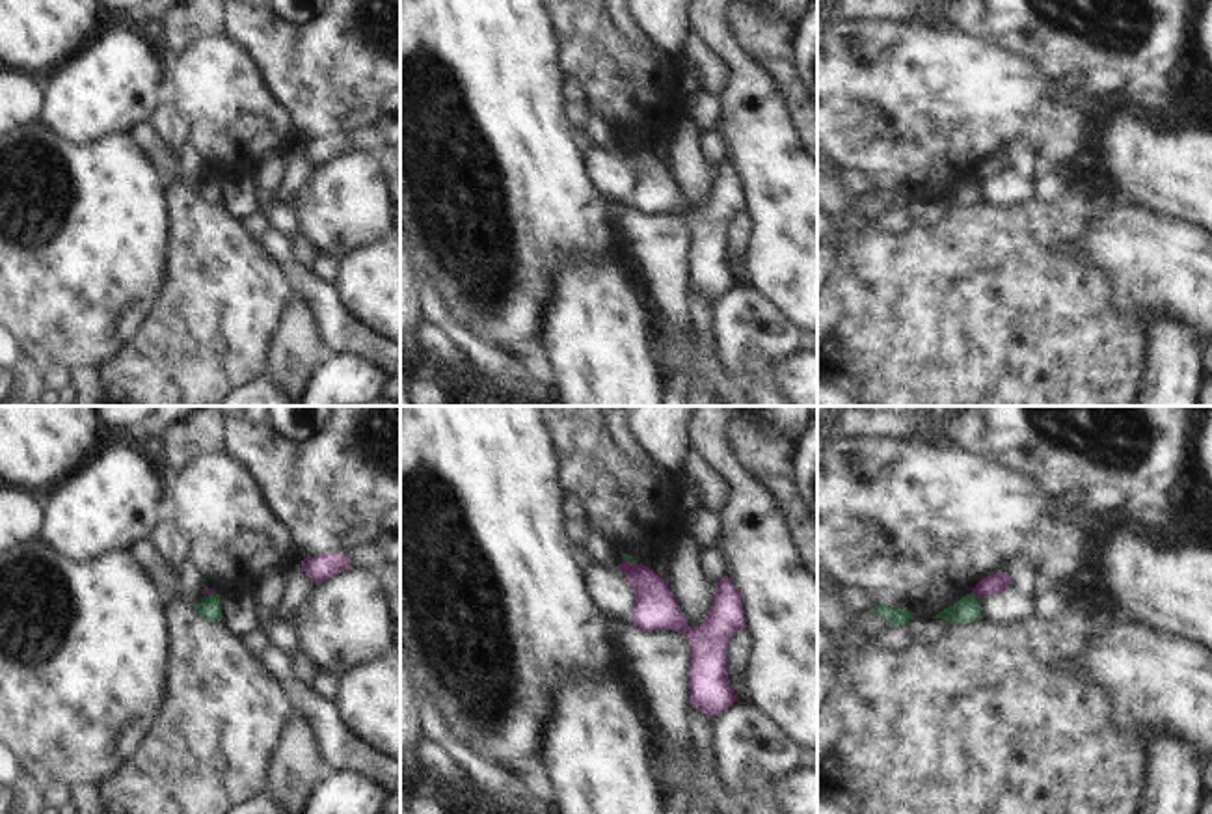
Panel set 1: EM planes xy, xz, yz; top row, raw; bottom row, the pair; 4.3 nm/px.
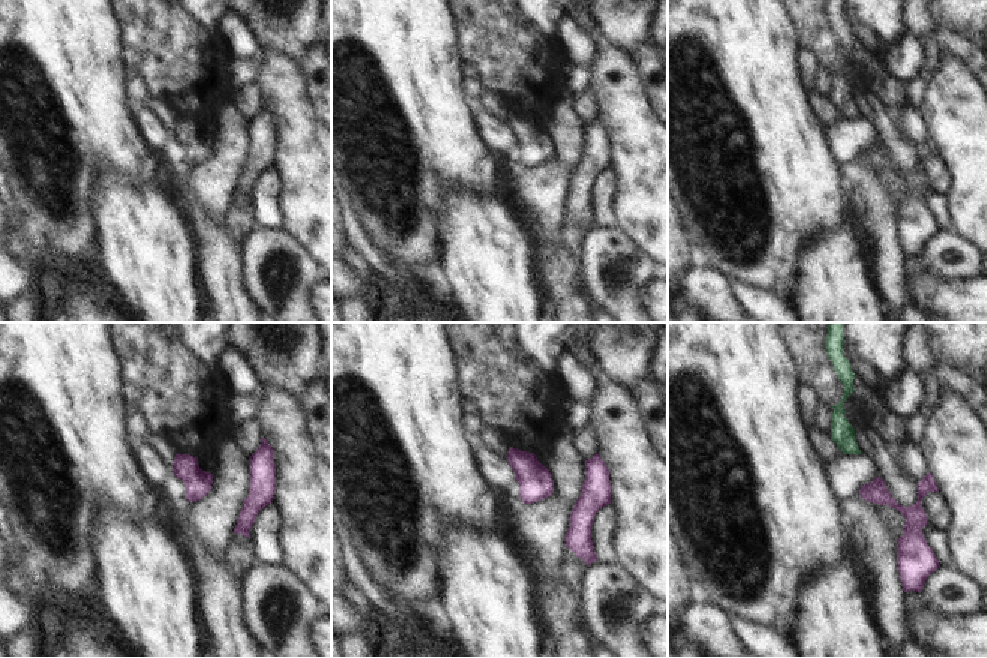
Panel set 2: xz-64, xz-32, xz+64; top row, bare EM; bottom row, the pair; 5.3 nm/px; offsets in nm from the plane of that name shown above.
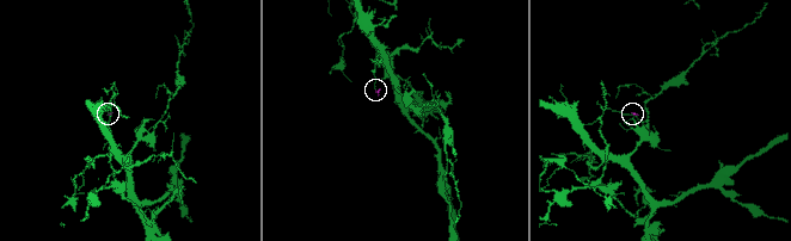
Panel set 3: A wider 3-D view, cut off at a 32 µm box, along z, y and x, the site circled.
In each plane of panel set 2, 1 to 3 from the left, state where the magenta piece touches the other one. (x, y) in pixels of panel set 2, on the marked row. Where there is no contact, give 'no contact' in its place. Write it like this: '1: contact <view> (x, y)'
1: no contact
2: no contact
3: no contact

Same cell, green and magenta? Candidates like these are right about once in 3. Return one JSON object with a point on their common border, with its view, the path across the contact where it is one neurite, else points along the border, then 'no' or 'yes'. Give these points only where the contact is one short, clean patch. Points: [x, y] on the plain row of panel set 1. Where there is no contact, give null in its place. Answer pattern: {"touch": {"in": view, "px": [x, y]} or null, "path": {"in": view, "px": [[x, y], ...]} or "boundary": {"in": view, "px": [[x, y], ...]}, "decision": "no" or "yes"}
{"touch": {"in": "yz", "px": [972, 177]}, "boundary": {"in": "yz", "px": [[970, 176], [978, 181]]}, "decision": "no"}

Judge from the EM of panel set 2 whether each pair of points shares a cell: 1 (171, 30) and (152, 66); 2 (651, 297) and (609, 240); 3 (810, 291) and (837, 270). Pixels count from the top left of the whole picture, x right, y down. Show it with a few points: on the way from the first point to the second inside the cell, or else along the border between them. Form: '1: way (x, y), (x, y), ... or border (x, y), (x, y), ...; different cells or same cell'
1: way (162, 39), (162, 51), (156, 57); same cell
2: border (651, 279), (641, 290), (639, 306); different cells
3: way (816, 291), (831, 276); same cell

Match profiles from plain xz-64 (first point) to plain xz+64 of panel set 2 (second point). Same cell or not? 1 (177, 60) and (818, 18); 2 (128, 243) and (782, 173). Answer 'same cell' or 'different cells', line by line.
1: same cell
2: different cells

